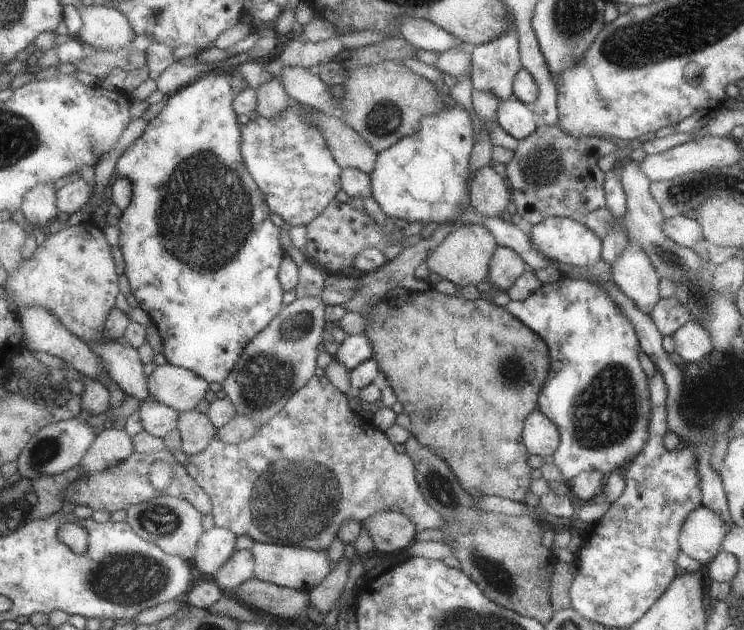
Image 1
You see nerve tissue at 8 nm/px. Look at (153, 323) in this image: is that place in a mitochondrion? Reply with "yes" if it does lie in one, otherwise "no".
no

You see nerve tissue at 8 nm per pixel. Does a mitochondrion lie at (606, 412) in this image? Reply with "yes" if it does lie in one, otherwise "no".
yes

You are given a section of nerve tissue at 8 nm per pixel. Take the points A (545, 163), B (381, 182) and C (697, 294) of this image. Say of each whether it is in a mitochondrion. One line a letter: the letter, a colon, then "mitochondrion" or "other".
A: mitochondrion
B: other
C: mitochondrion

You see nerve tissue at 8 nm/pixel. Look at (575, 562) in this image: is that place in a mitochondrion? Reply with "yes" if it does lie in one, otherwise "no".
no

